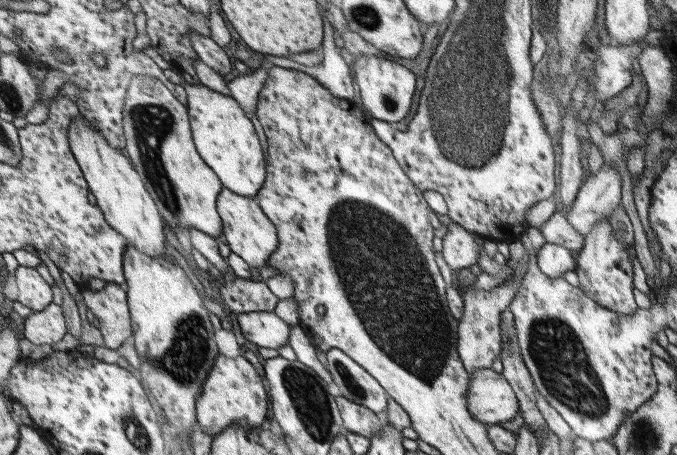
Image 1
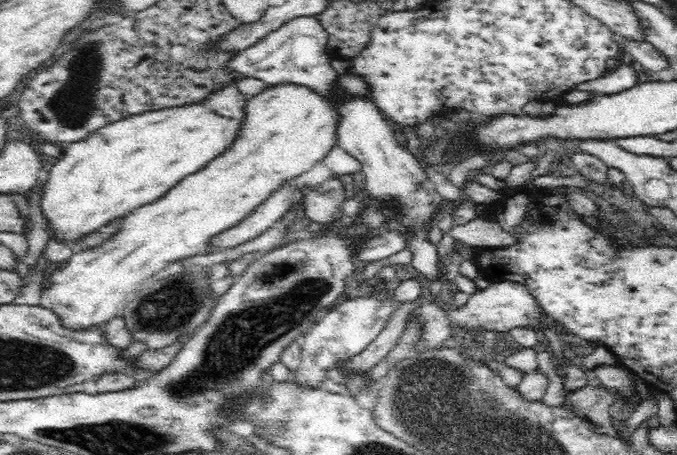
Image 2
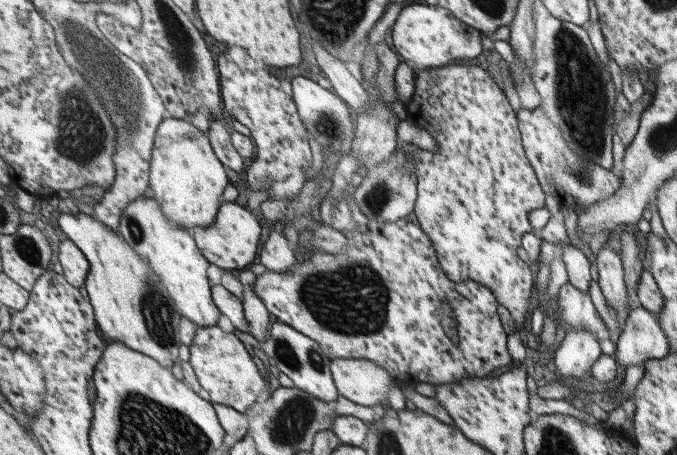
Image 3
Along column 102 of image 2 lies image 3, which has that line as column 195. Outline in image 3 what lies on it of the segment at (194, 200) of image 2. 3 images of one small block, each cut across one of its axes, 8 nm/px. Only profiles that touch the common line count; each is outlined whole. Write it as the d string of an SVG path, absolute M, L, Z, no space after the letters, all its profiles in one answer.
M140 197L130 204L123 214L120 233L130 244L156 268L156 274L162 281L169 297L174 300L178 312L198 327L212 327L220 319L218 306L214 296L210 296L210 282L208 282L208 259L190 236L190 230L174 224L163 213L160 203L154 197Z

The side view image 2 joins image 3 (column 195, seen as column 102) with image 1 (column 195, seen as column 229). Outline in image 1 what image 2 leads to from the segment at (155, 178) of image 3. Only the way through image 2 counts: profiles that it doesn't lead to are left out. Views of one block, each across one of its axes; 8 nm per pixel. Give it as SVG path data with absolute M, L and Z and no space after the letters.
M186 82L181 85L188 94L191 128L196 128L194 140L200 156L211 165L228 190L239 193L240 196L254 198L259 194L258 190L266 178L266 166L260 142L256 138L256 130L246 118L246 112L231 96L223 96L223 93L207 86Z

